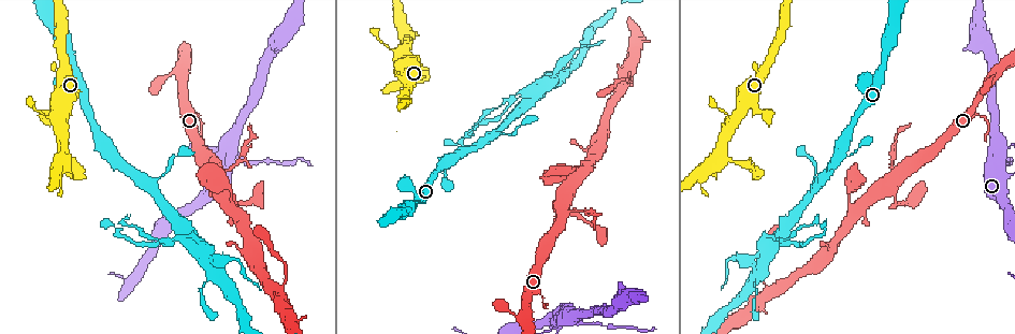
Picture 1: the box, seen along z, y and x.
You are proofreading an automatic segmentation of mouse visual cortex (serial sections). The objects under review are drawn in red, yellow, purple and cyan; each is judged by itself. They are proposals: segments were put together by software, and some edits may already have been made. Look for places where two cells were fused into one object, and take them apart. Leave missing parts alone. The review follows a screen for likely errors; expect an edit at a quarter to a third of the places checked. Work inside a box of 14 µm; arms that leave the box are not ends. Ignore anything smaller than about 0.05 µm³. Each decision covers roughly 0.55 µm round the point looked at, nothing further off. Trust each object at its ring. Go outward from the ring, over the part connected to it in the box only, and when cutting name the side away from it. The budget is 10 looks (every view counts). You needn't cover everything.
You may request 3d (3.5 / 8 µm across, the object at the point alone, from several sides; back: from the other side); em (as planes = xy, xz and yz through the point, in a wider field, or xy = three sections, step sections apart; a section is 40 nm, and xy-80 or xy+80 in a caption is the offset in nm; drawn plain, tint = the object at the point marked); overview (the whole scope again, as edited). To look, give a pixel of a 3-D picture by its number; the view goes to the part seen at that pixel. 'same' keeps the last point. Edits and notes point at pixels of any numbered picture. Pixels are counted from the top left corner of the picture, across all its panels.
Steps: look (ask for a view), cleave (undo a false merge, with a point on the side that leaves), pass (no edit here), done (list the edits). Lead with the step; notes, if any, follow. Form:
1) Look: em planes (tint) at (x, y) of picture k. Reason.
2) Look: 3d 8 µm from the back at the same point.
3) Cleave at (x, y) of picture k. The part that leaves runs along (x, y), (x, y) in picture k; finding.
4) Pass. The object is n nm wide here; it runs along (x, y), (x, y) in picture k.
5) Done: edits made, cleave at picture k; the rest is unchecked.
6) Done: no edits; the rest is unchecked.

Look: 3d 8 µm at (532, 100) of picture 1. Sharp bend.

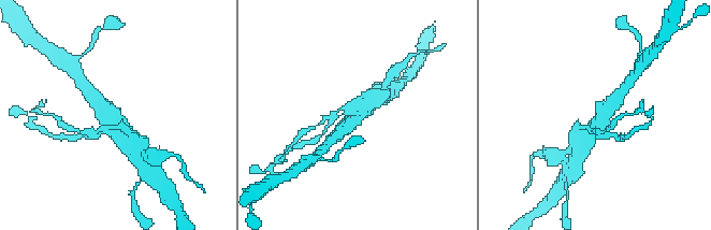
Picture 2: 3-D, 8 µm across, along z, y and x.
Look: 3d 3.5 µm at (354, 120) of picture 2. Closer look.

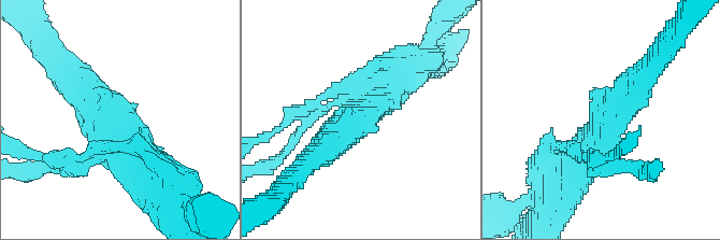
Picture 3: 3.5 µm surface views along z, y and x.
Look: em xy step 2 (tint) at (594, 138) of picture 3. 4 arms meet here; the arms are 150, 150, 500, 600 nm wide.

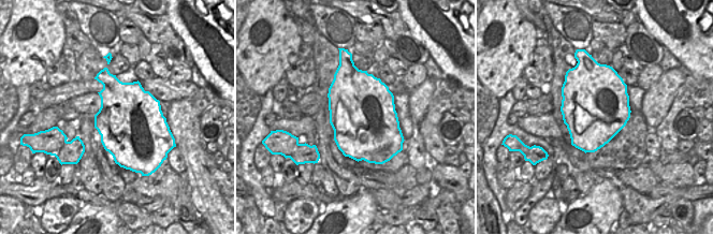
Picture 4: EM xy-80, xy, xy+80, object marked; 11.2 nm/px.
Cleave at (216, 221) of picture 3. Two cells meet here.

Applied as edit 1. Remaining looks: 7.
Look: overview. Redraw.

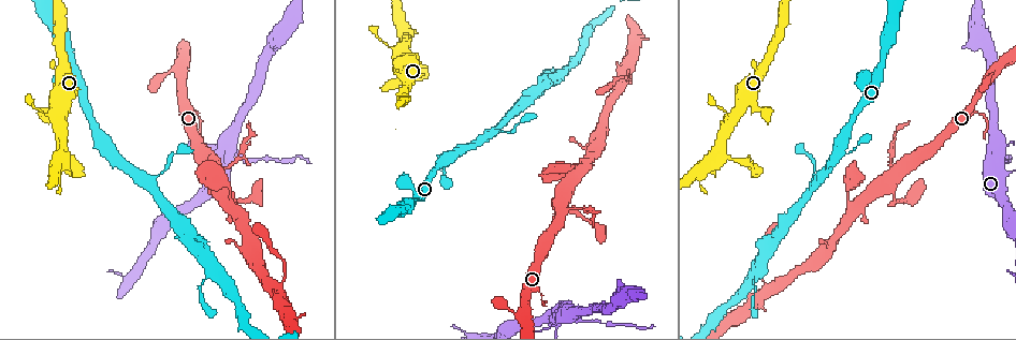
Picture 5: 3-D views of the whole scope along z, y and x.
Look: 3d 3.5 µm at (230, 203) of picture 5. Thin arm on a thick one.

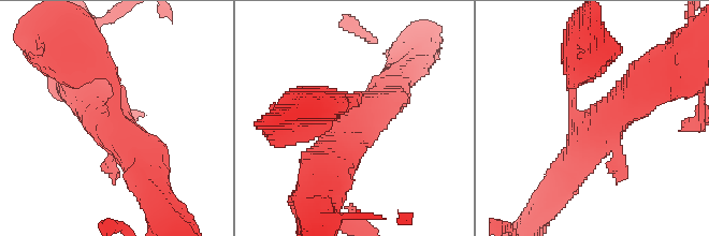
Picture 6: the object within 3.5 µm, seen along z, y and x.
Look: em planes (tint) at (579, 118) of picture 6.

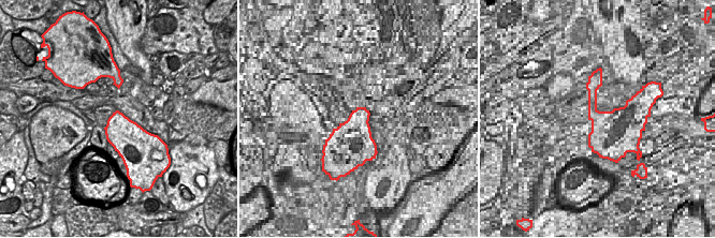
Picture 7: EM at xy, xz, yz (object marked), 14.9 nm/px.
Look: em xy step 2 (tint) at the same point. Cut it another way.

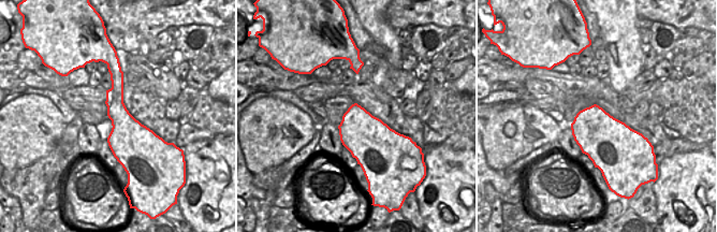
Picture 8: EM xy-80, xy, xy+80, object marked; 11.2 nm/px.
Pass. It runs along (636, 93), (583, 146), (556, 189) in picture 6; continuous, no second cell.

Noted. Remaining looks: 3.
Look: 3d 3.5 µm at (230, 166) of picture 5. Thick turns thin.

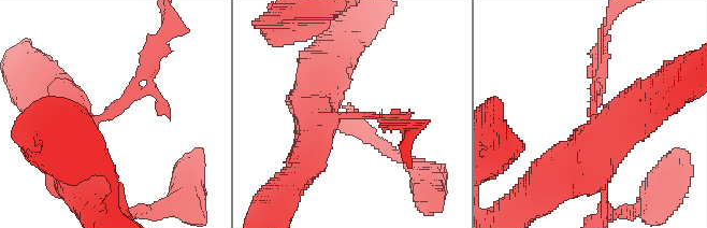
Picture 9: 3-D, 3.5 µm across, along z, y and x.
Look: em xy step 5 (tint) at (593, 110) of picture 9.

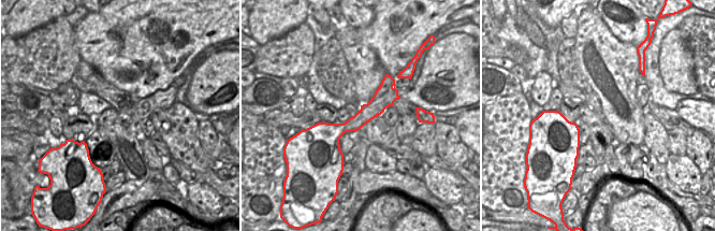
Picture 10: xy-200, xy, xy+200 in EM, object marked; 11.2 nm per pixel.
Look: em xy step 3 (tint) at the same point.

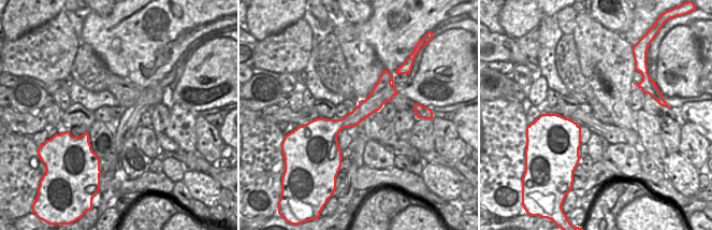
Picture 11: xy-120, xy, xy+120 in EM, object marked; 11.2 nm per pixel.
Cleave at (593, 89) of picture 9. The part that leaves runs along (593, 112), (604, 36) in picture 9; two cells meet here.

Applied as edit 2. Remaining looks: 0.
Done: edits made, cleave at picture 3, cleave at picture 9; the rest is unchecked.

